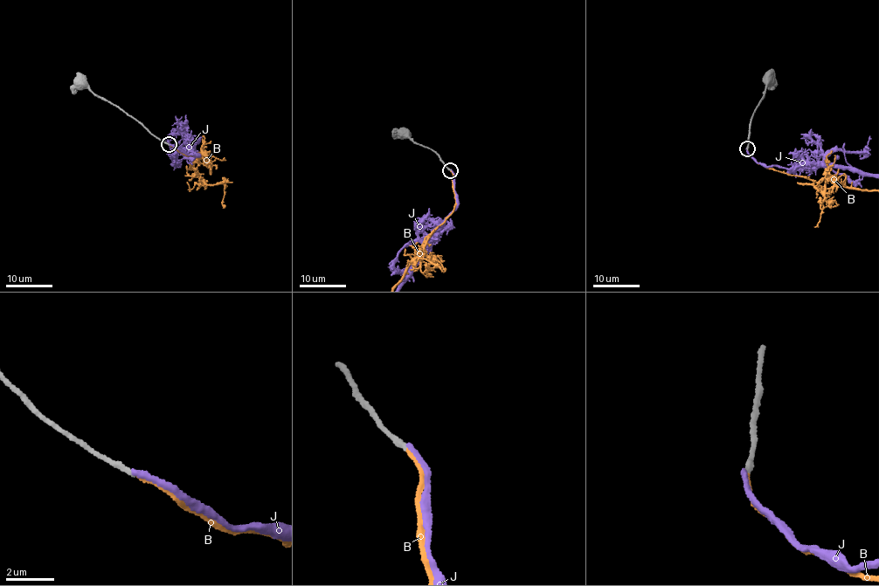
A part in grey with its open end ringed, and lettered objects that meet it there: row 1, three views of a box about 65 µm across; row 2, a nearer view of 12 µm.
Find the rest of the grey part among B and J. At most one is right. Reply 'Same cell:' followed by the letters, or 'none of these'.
Same cell: B

